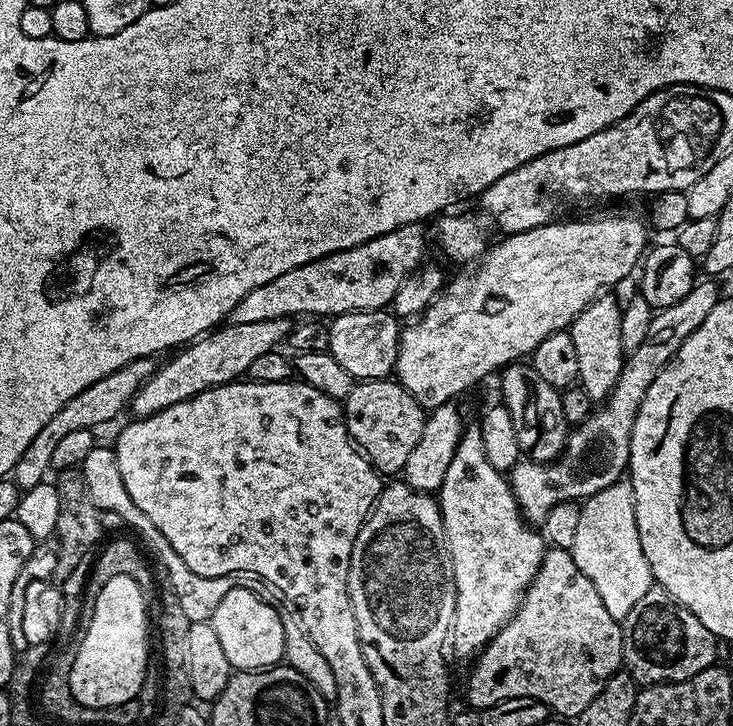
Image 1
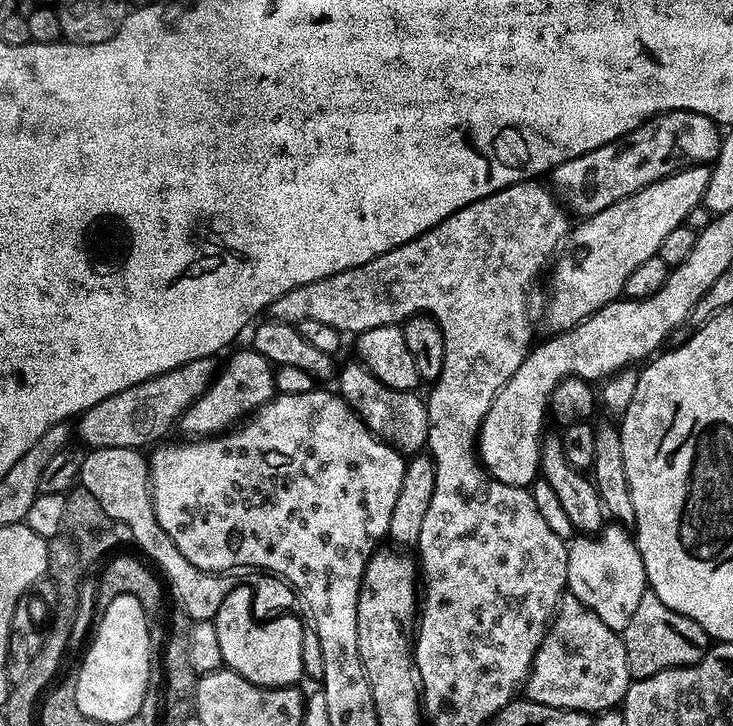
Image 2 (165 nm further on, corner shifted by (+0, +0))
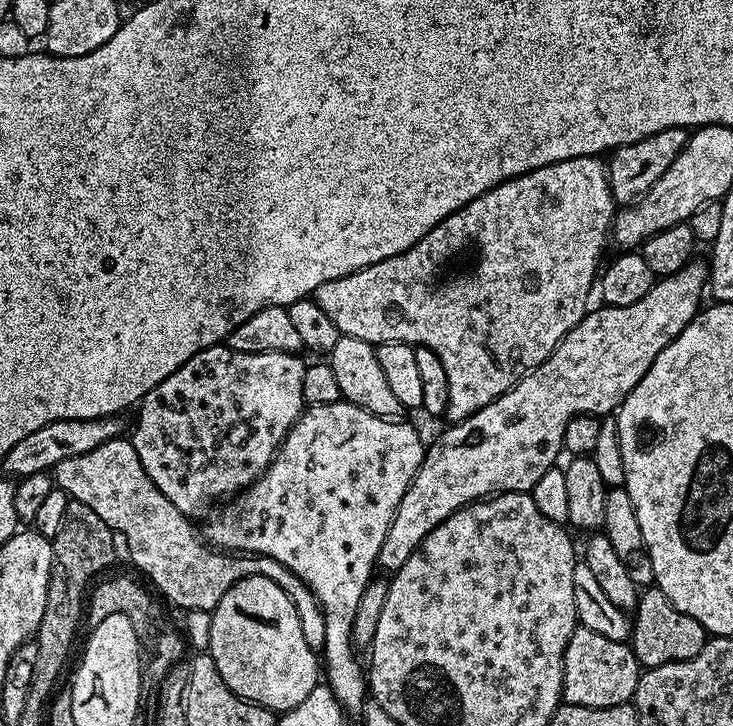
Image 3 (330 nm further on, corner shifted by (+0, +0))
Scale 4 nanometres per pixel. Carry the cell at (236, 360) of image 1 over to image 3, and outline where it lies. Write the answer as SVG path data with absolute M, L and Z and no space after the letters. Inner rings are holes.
M115 415L93 420L66 418L46 422L46 426L34 430L34 434L26 434L26 438L22 438L22 442L14 442L10 454L6 454L6 458L2 461L3 475L8 478L23 478L30 474L55 469L56 464L66 462L66 458L78 458L78 454L86 454L106 442L117 439L121 435L120 420L121 417Z

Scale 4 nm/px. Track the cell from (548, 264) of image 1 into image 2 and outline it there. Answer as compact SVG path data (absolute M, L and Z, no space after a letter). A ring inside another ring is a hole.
M707 163L687 165L679 172L672 172L606 206L606 210L581 219L580 225L571 229L562 251L550 268L552 281L548 284L548 292L552 297L548 300L544 320L552 330L581 324L587 316L611 300L621 299L626 278L630 278L630 274L634 274L646 258L657 255L666 234L681 227L687 221L690 210L702 203L711 173Z

